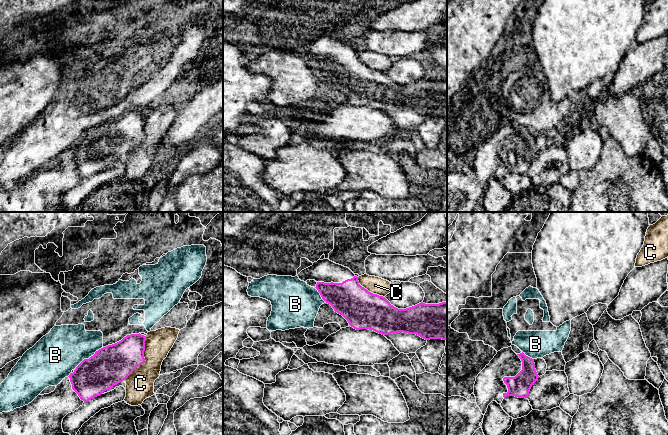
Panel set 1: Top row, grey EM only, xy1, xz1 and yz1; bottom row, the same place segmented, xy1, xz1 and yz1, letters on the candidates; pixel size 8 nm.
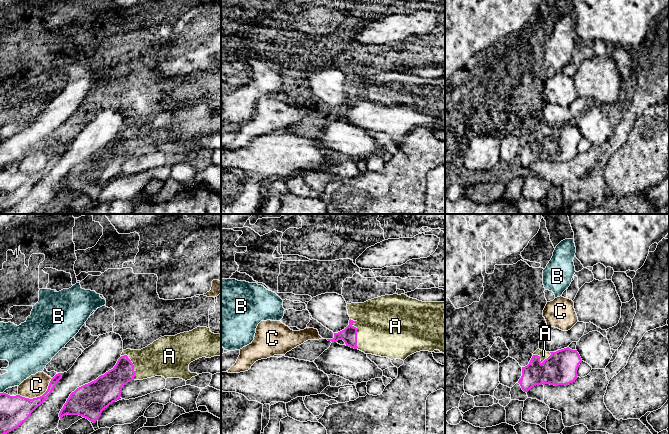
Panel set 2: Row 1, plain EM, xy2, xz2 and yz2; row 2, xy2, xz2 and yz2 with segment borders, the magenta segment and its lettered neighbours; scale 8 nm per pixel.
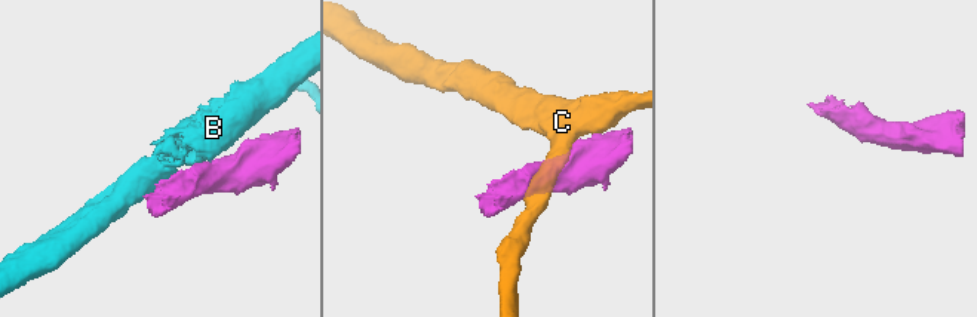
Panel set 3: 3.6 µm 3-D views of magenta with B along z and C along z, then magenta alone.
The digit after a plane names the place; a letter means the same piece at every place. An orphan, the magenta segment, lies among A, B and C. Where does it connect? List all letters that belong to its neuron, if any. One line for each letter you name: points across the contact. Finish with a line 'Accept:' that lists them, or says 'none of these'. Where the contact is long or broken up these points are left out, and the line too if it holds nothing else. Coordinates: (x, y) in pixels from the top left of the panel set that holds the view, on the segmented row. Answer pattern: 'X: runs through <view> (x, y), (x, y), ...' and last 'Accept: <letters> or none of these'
Accept: A

